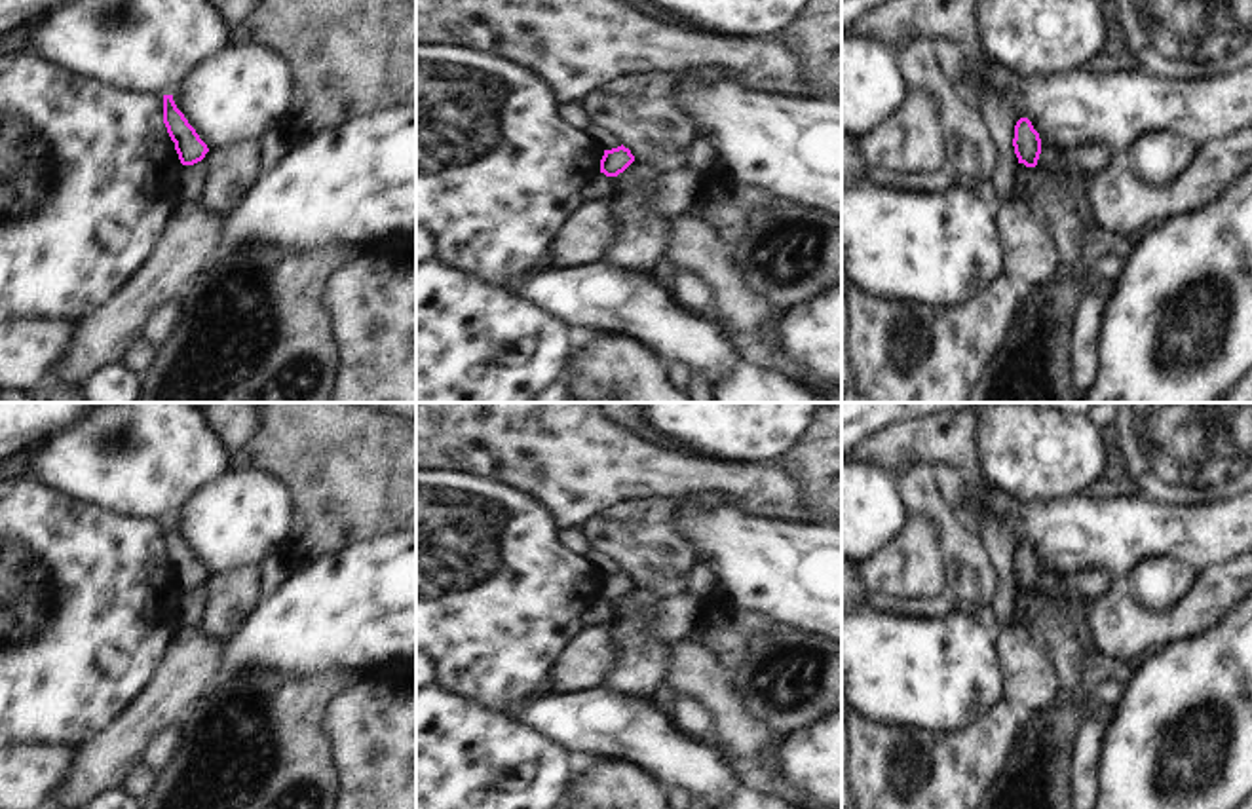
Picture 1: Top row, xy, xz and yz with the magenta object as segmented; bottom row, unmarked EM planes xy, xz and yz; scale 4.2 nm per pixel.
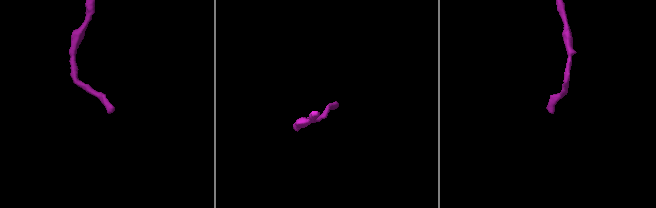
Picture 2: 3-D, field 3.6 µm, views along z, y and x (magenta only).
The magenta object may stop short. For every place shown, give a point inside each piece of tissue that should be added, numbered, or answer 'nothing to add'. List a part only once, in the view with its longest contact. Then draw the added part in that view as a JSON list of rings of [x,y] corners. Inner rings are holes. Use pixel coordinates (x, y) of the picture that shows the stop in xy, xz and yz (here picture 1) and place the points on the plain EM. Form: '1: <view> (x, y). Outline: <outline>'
nothing to add.

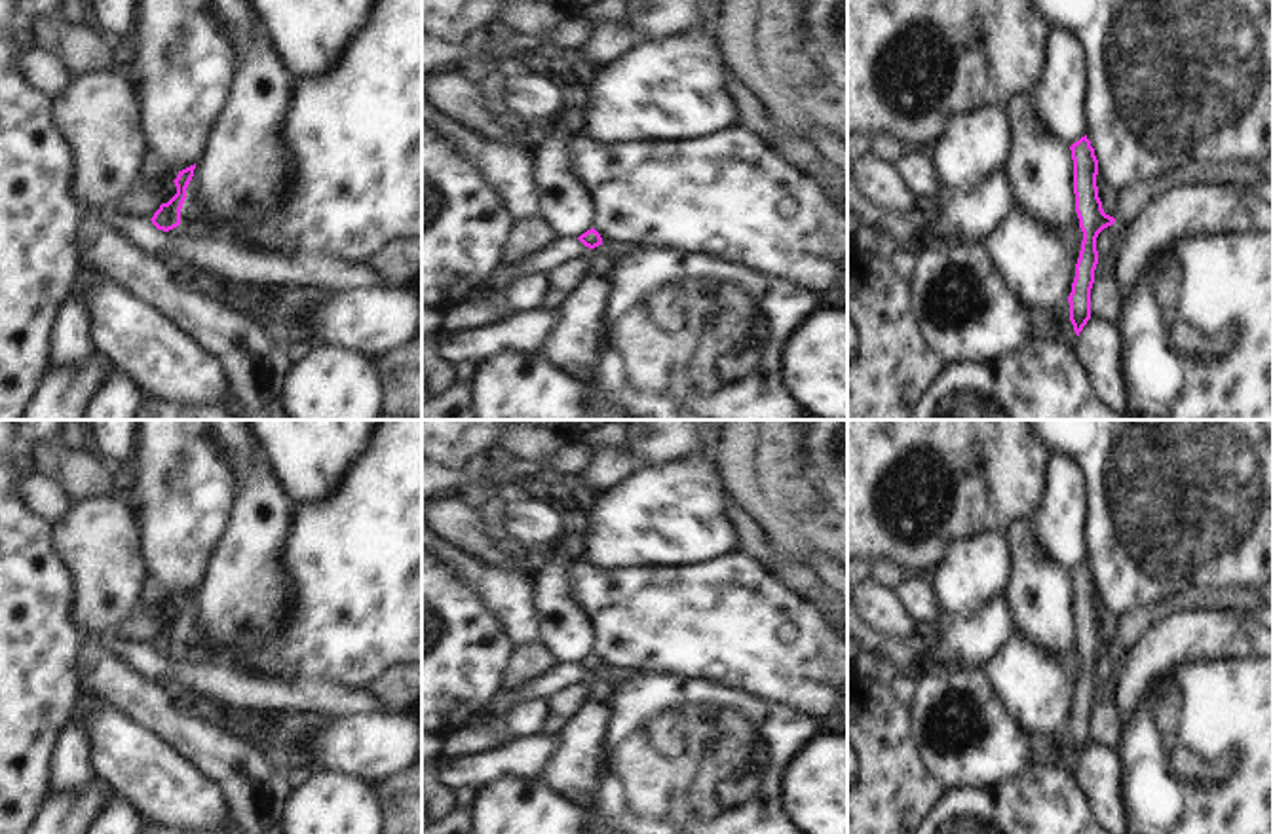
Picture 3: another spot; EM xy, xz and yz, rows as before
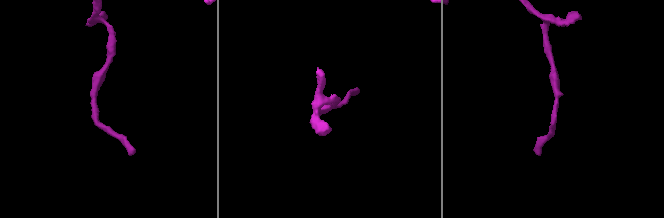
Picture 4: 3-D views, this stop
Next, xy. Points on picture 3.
nothing to add.

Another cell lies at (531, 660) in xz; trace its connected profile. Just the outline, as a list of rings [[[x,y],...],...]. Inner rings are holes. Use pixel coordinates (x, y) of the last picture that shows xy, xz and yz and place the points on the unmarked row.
[[[538,640],[517,644],[507,657],[500,692],[519,690],[555,665],[551,654]]]

